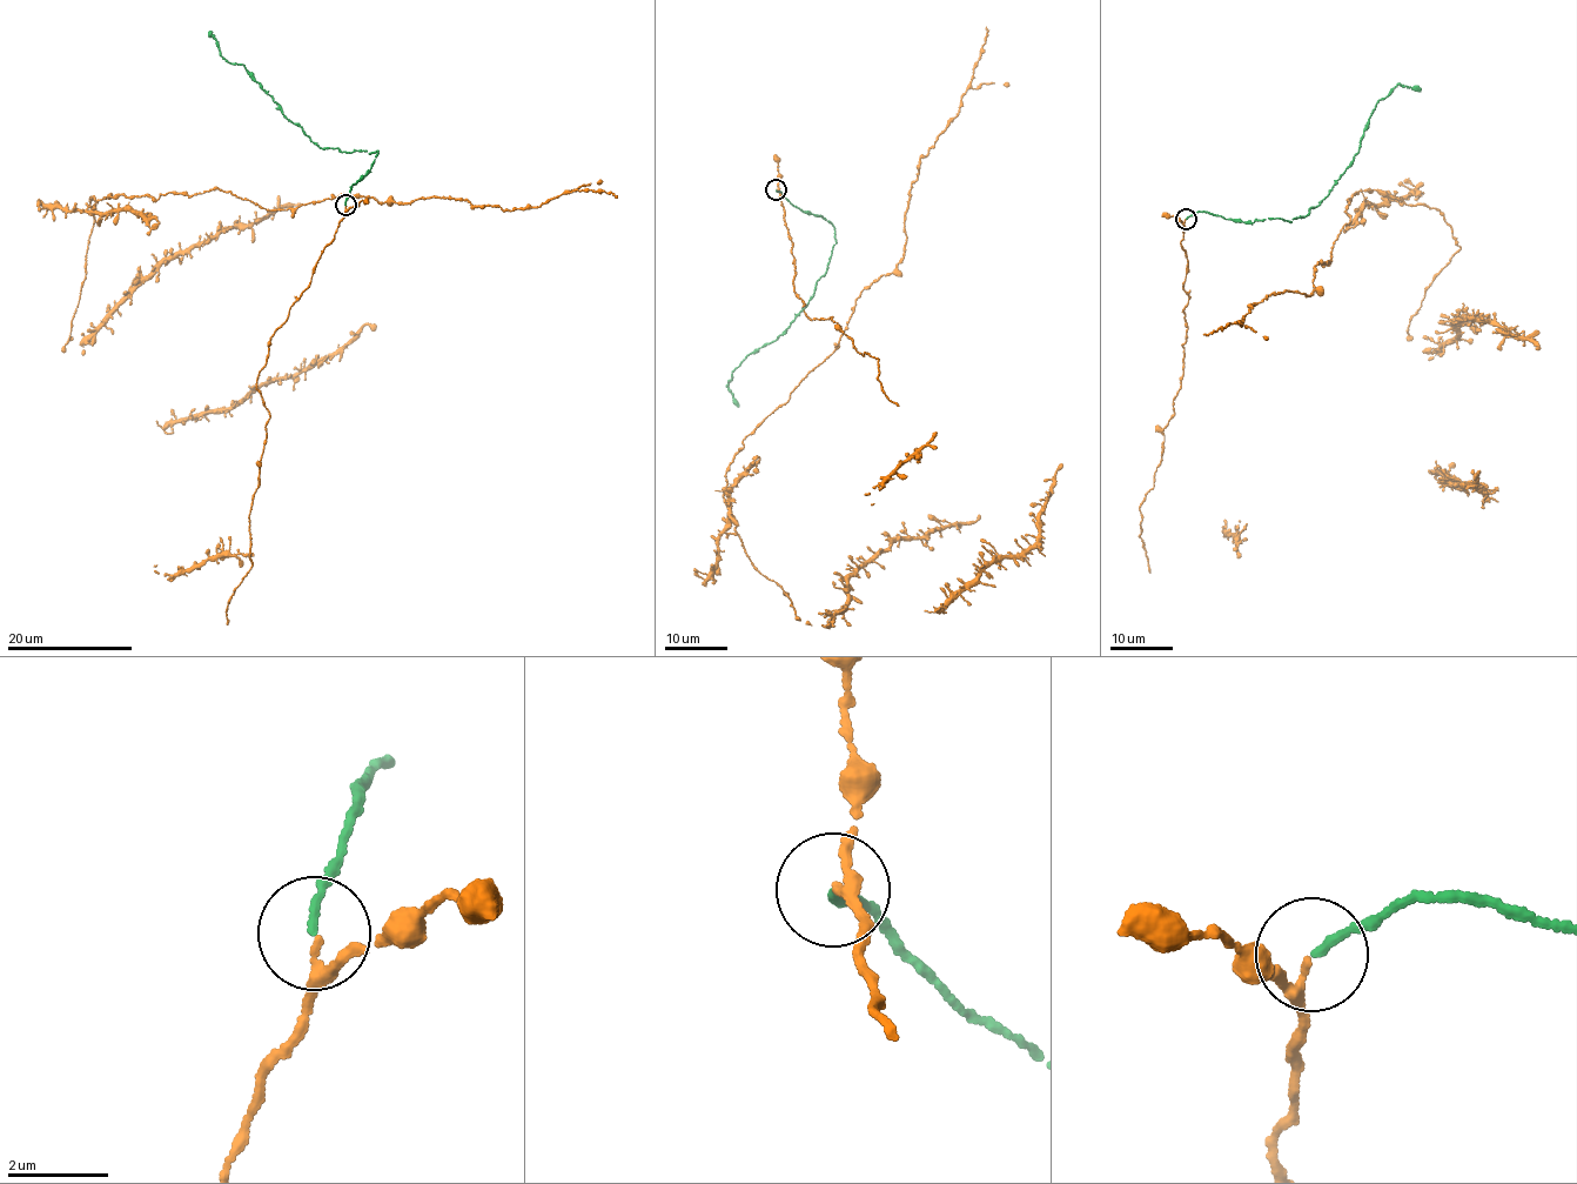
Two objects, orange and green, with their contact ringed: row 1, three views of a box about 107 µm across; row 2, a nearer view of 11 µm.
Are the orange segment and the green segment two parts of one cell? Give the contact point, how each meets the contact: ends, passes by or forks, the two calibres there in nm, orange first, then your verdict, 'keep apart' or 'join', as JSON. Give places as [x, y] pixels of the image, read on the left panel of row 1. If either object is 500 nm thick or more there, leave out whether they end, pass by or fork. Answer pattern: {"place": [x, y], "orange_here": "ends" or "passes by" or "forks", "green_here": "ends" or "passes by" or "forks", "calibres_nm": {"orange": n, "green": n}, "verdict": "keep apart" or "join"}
{"place": [346, 205], "orange_here": "passes by", "green_here": "ends", "calibres_nm": {"orange": 150, "green": 140}, "verdict": "join"}

